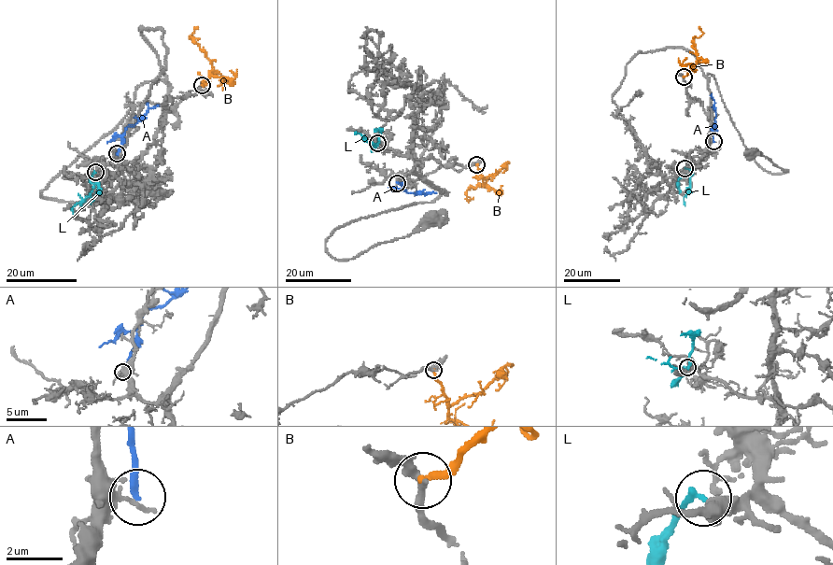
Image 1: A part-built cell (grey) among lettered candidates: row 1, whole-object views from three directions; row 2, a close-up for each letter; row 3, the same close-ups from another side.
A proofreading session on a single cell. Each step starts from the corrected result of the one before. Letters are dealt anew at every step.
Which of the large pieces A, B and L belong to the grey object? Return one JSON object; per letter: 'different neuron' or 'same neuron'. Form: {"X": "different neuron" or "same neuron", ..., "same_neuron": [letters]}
{"A": "different neuron", "B": "different neuron", "L": "different neuron", "same_neuron": []}

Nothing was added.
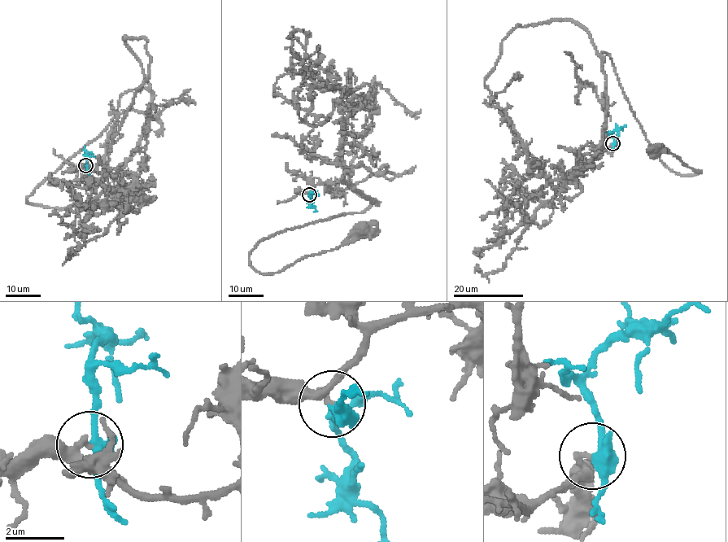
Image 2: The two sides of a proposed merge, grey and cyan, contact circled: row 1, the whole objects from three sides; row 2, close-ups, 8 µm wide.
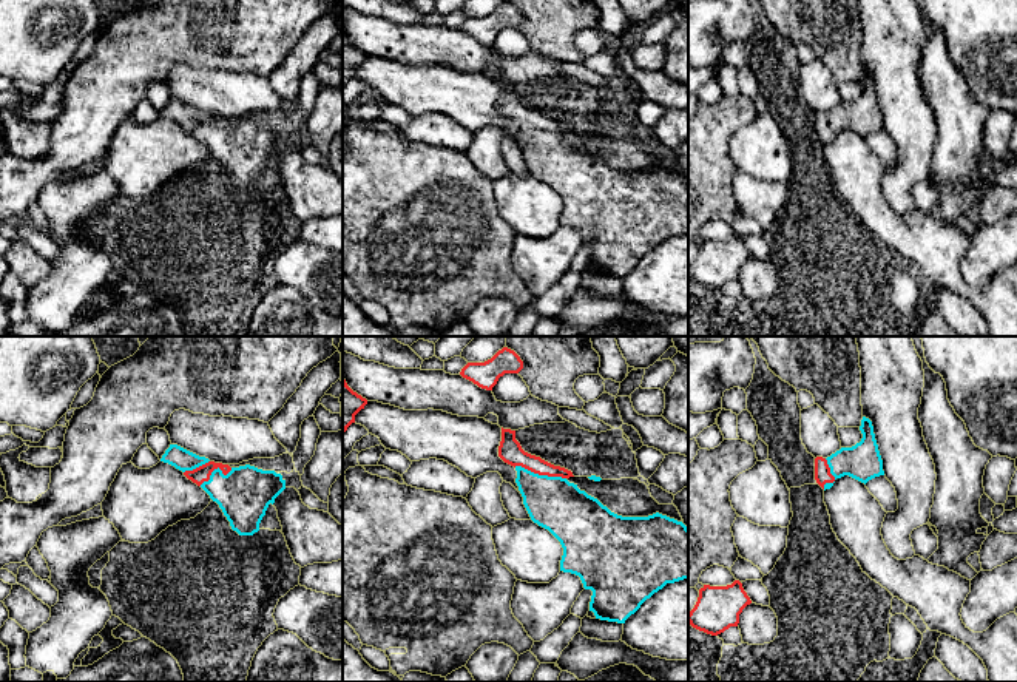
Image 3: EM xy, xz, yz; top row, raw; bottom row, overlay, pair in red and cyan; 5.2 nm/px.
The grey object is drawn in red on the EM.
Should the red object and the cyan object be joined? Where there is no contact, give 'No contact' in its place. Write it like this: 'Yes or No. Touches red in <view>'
Yes. Touches red in xz

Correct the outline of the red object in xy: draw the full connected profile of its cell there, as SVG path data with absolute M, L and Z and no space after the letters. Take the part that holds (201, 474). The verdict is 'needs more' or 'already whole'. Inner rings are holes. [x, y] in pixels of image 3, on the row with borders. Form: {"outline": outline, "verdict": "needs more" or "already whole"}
{"outline": "M170 444L160 461L182 471L188 480L201 486L219 505L239 535L258 532L269 505L286 489L286 480L275 471L250 464L230 468L177 444Z", "verdict": "needs more"}

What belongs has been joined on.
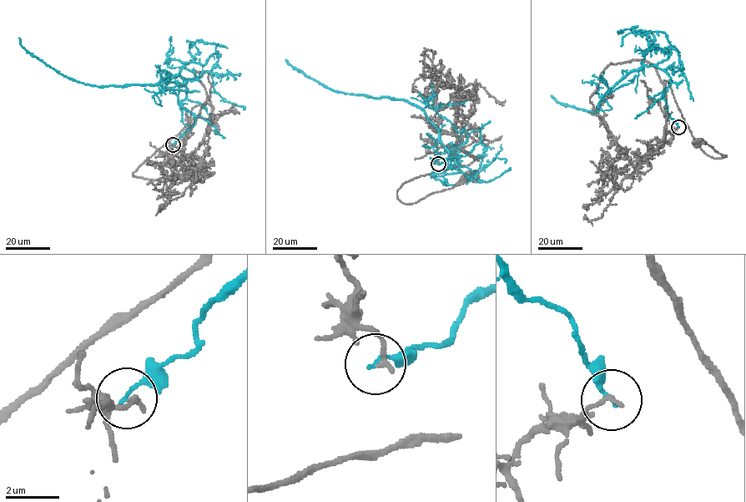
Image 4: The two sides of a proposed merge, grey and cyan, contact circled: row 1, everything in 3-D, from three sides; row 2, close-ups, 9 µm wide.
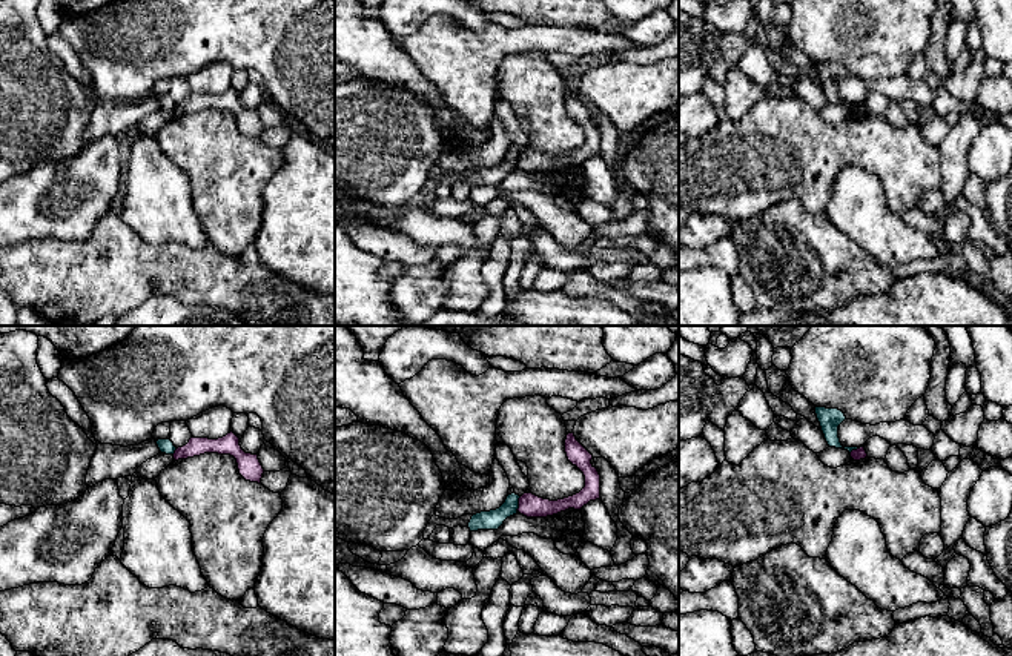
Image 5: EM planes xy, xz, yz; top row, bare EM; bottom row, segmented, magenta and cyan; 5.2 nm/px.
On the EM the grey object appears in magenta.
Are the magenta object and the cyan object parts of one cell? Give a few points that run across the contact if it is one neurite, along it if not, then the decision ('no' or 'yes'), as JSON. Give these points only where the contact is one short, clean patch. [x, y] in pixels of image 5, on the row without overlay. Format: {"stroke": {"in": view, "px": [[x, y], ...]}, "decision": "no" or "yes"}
{"stroke": {"in": "xz", "px": [[521, 152], [516, 166]]}, "decision": "no"}

